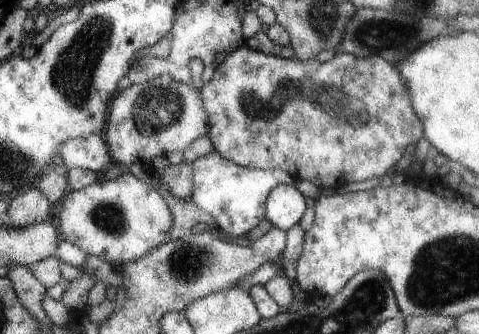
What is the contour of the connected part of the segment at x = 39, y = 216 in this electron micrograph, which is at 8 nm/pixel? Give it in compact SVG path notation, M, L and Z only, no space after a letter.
M36 185L13 194L3 226L8 229L26 229L31 224L44 222L50 214L50 203Z

